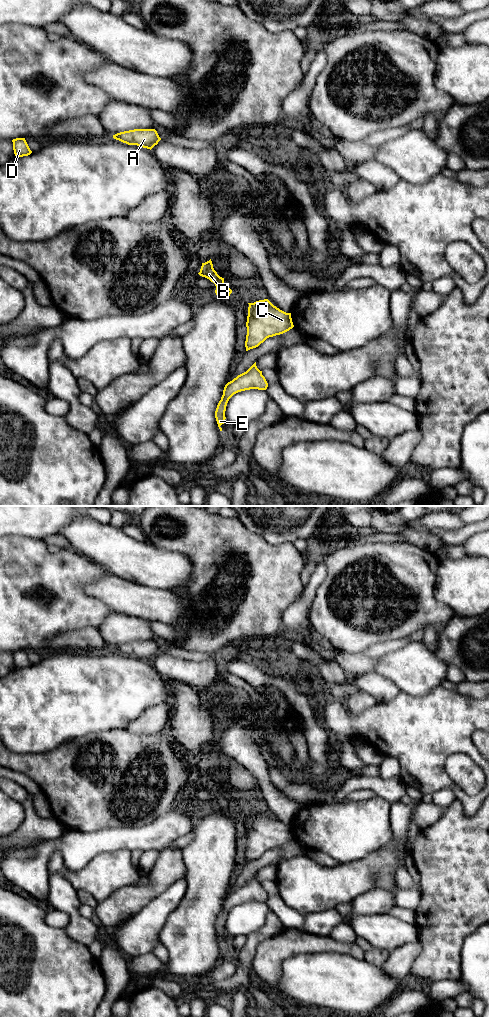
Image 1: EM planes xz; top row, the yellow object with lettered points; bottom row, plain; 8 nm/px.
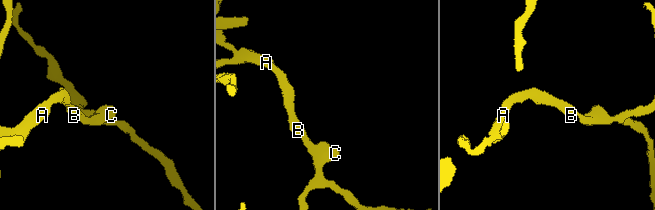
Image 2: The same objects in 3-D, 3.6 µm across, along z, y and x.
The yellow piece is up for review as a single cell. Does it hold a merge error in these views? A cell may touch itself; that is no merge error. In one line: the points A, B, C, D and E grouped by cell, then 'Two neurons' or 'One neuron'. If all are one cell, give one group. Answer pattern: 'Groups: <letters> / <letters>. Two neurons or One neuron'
Groups: A B C D E. One neuron

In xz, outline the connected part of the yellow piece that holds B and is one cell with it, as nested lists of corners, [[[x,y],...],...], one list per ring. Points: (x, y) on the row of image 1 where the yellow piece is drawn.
[[[211,259],[205,263],[202,263],[200,272],[198,273],[200,276],[209,279],[216,286],[215,293],[216,295],[228,299],[232,290],[226,286],[224,283],[224,278],[220,277],[217,272],[213,268],[213,264]]]

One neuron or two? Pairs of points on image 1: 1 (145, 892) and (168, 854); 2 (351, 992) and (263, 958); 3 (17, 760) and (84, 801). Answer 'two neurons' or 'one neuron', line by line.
1: one neuron
2: two neurons
3: one neuron

